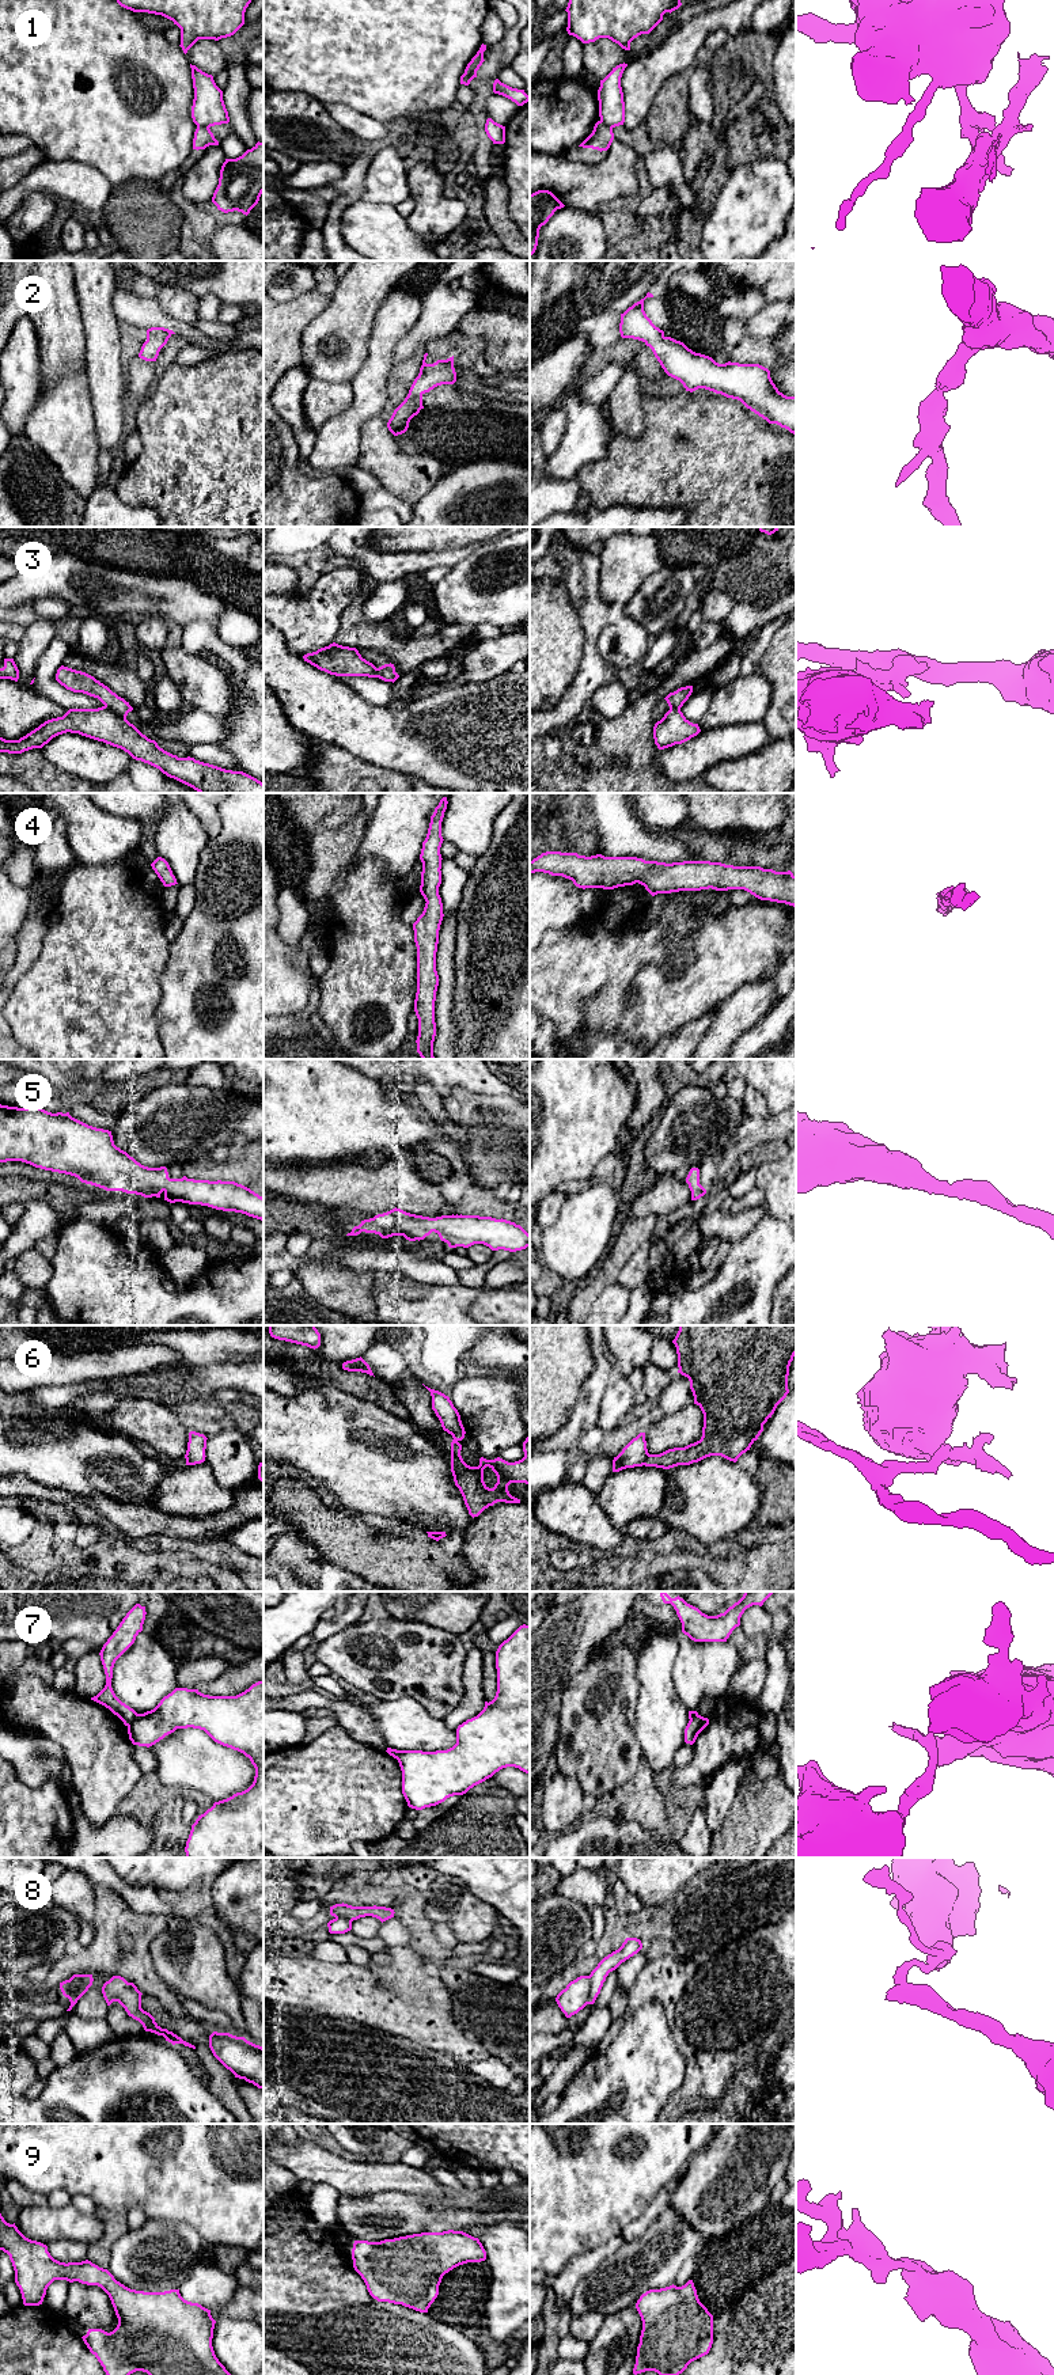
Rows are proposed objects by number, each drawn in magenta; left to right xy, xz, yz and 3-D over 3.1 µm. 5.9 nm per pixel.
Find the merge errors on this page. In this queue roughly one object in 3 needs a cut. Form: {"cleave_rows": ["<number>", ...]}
{"cleave_rows": ["1", "3", "6", "7", "8"]}

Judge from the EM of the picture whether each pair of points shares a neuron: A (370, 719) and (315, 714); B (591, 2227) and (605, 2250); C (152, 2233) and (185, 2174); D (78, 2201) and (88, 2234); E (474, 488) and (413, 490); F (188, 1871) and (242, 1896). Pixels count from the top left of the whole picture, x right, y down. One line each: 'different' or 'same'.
A: same
B: different
C: different
D: different
E: different
F: different

